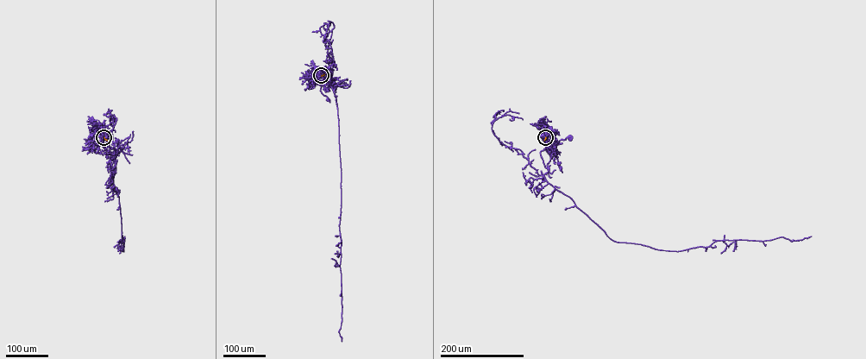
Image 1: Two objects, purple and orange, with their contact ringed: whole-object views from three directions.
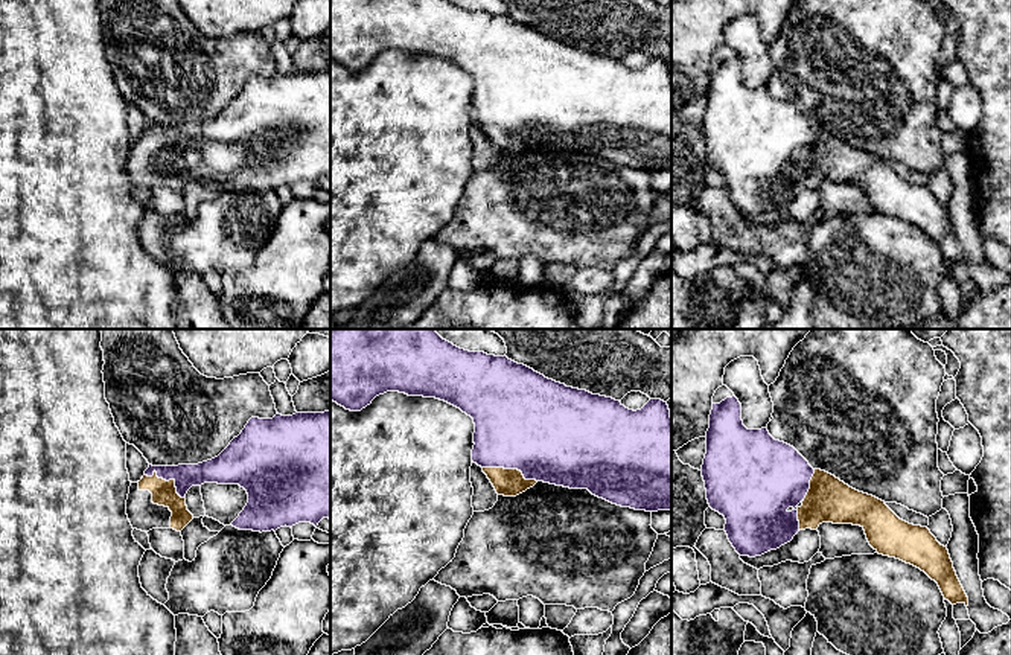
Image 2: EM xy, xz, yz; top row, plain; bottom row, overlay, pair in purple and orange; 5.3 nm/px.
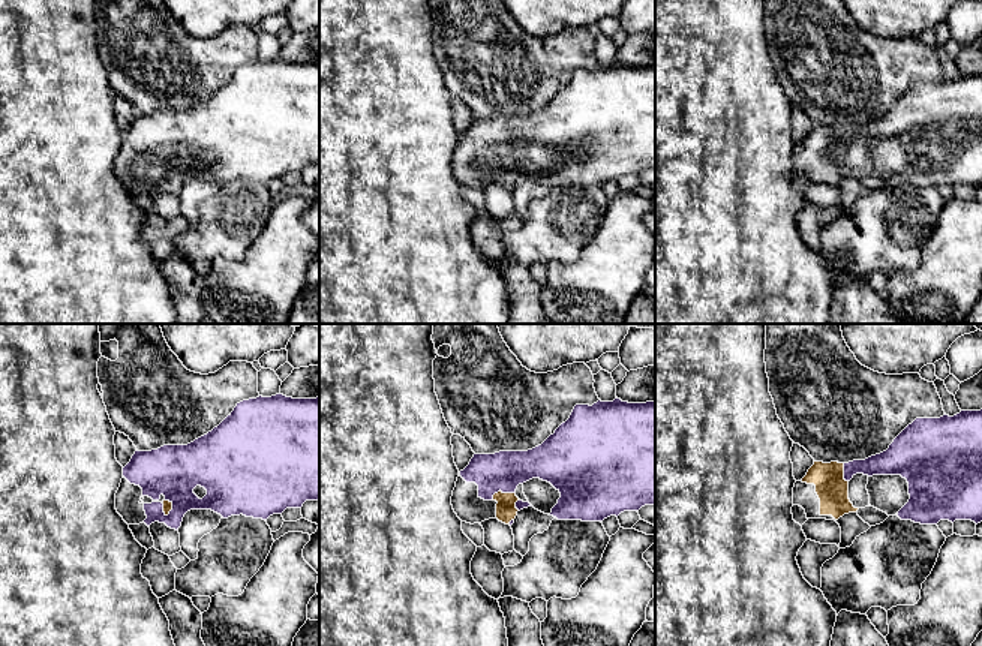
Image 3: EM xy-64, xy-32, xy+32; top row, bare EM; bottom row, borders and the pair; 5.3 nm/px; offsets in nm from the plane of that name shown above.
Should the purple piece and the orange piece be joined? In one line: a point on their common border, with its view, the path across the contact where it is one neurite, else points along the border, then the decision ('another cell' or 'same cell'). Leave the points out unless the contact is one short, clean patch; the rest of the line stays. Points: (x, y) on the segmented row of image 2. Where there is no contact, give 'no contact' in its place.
meets purple in xy at (168, 480); runs through xy (212, 471), (168, 480), (168, 488), (163, 492); same cell

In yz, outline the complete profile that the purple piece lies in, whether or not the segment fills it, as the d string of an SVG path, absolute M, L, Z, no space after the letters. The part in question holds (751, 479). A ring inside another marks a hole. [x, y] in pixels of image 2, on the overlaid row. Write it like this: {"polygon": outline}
{"polygon": "M735 396L720 404L713 404L710 428L706 431L706 454L702 465L702 477L706 500L713 510L725 516L725 532L740 556L761 556L790 542L799 530L816 530L822 522L853 524L865 530L869 545L883 556L900 559L924 571L935 580L952 605L964 603L968 597L956 576L947 547L941 545L927 527L914 526L900 519L885 501L859 492L834 475L813 469L808 462L790 445L775 440L767 428L748 430L742 420L742 404Z"}

